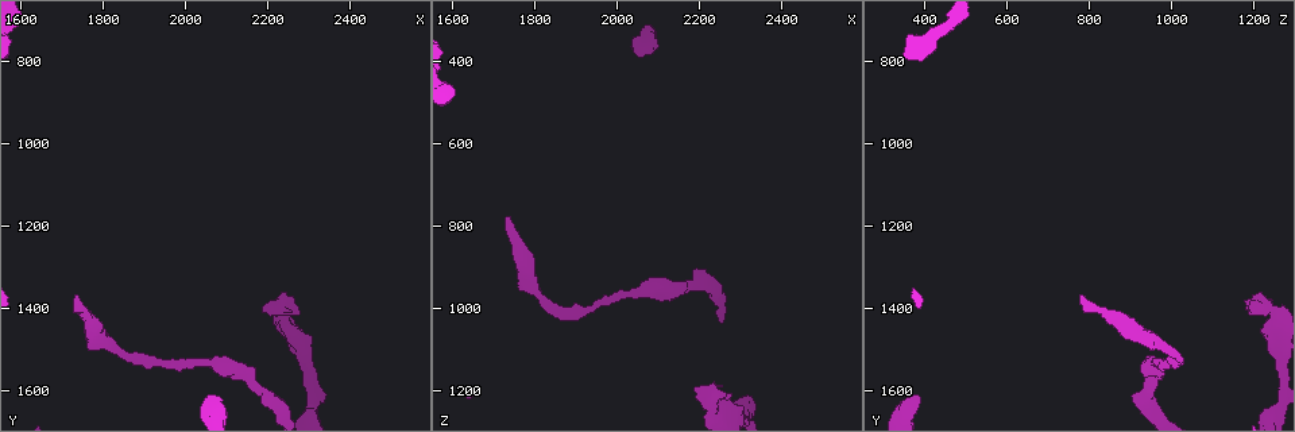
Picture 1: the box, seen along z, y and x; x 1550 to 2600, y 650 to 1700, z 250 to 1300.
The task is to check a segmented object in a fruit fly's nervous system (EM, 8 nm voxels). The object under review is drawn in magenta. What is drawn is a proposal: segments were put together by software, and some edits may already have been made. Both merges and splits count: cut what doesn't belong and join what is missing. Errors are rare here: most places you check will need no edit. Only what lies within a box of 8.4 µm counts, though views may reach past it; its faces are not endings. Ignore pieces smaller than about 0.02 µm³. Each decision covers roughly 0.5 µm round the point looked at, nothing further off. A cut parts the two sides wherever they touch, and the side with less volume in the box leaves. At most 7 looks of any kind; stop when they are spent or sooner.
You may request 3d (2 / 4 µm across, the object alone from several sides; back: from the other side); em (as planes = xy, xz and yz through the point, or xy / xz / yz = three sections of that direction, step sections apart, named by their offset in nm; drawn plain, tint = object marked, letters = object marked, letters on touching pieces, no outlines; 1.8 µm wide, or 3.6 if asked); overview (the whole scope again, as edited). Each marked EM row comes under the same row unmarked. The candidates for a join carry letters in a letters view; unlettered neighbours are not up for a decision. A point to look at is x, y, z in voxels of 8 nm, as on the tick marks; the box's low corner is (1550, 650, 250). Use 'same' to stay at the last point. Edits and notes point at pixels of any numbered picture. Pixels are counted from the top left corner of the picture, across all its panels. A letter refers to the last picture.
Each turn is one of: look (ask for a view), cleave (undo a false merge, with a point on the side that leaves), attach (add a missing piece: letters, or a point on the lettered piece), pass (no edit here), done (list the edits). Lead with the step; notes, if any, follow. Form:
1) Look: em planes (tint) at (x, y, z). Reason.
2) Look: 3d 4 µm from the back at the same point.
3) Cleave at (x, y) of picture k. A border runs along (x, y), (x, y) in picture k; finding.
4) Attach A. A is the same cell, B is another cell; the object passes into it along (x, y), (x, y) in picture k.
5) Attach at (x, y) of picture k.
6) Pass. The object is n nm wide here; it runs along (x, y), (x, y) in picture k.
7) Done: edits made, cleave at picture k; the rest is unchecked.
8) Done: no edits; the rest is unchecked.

Look: em planes (letters) at (1740, 1370, 785).

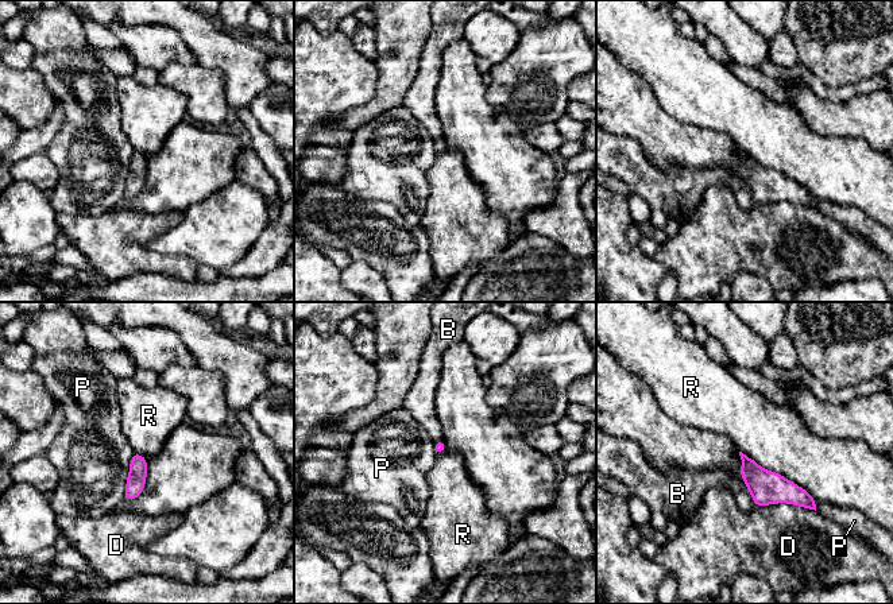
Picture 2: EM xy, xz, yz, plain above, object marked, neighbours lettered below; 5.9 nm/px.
Attach B. B is the same cell, D, P and R are other cells; the object passes into it along (440, 446), (439, 441), (420, 405) in picture 2; it goes on there.

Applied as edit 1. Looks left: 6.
Look: overview.

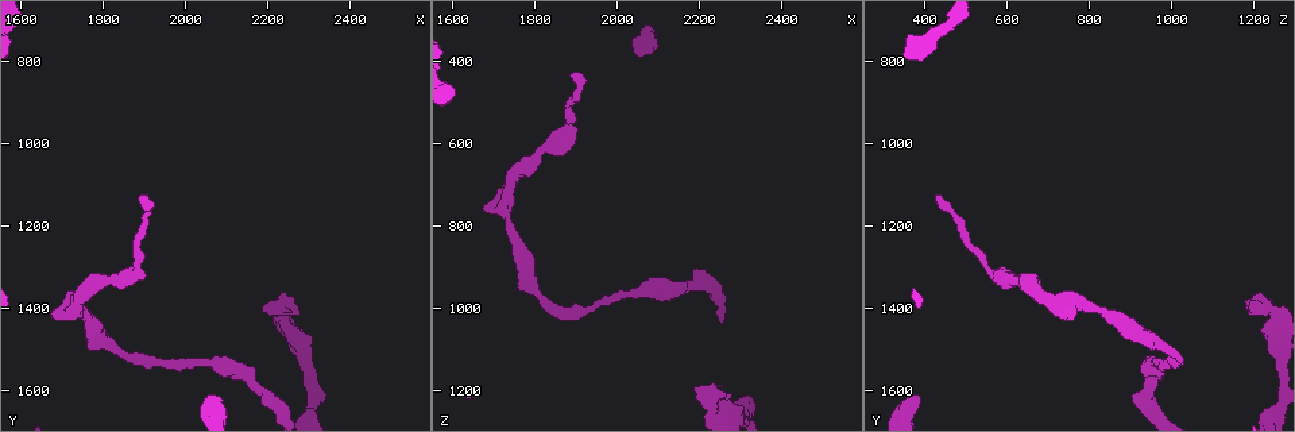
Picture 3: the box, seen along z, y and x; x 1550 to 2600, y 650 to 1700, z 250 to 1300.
Look: 3d 2 µm at (2060, 1615, 380). Free end.

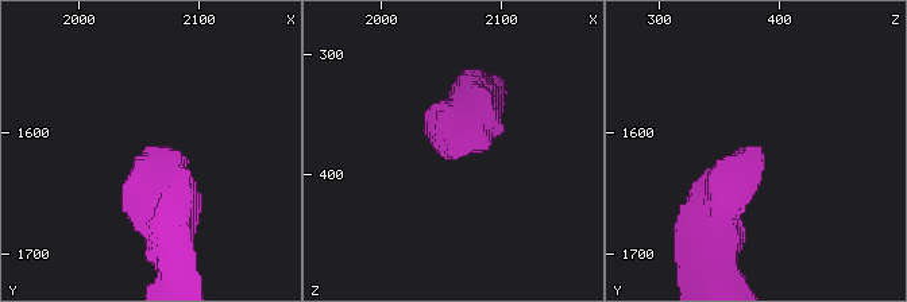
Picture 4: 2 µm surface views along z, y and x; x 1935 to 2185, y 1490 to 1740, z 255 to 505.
Look: em 3.6 µm xz step 16 (letters) at (2058, 1612, 386).

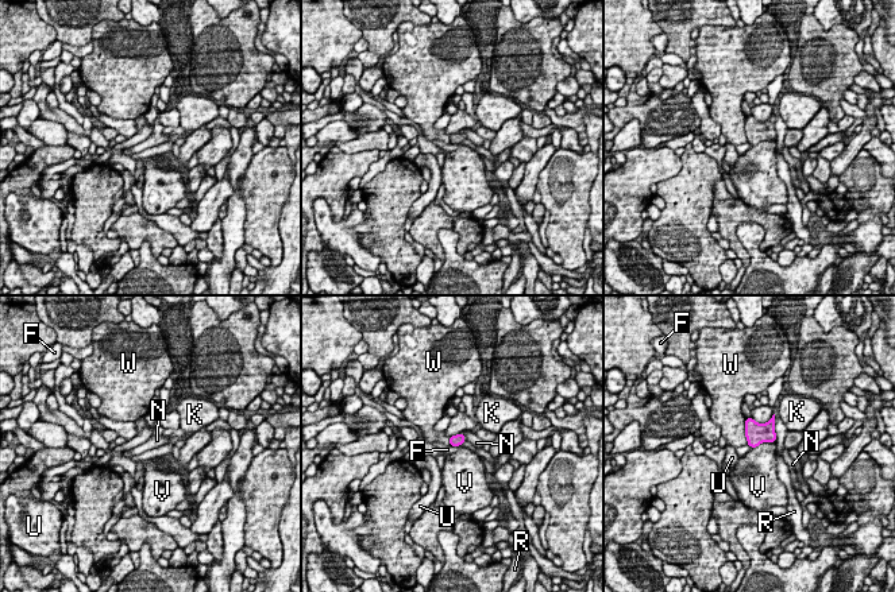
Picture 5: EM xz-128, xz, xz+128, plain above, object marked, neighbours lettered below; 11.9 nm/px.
Look: em 3.6 µm planes (letters) at the same point. Another direction.

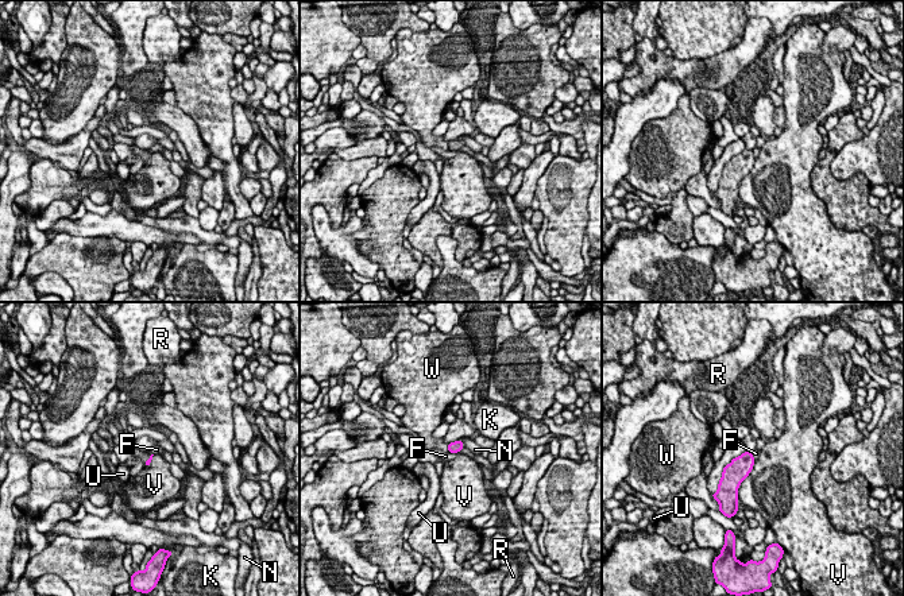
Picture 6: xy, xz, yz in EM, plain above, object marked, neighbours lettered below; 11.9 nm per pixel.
Pass. F, K, N, R, U, V and W are other cells; none of them fits.

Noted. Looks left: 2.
Look: em xz step 8 (letters) at (2275, 1405, 1210). End of a long branch.

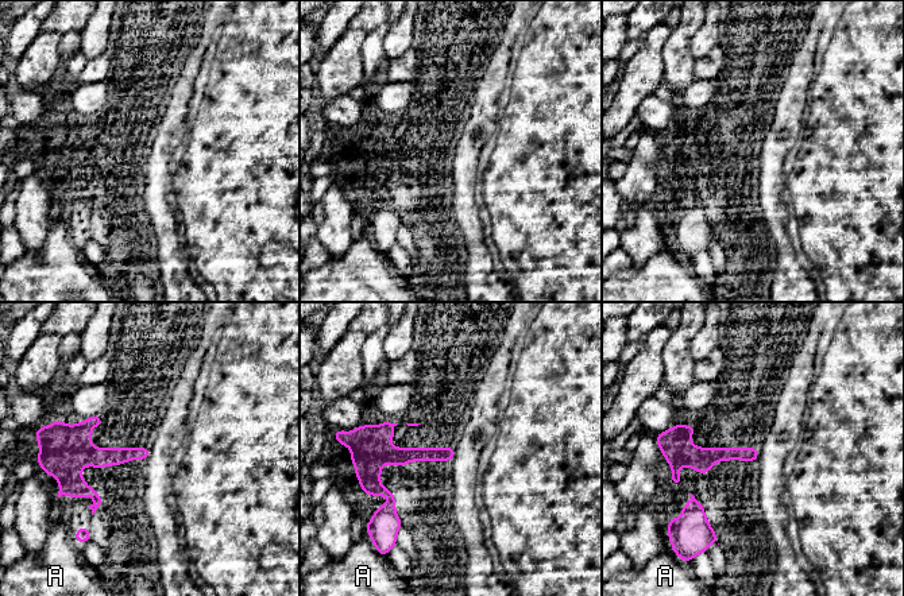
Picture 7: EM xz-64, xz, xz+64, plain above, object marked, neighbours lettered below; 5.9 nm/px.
Look: em planes (letters) at the same point.

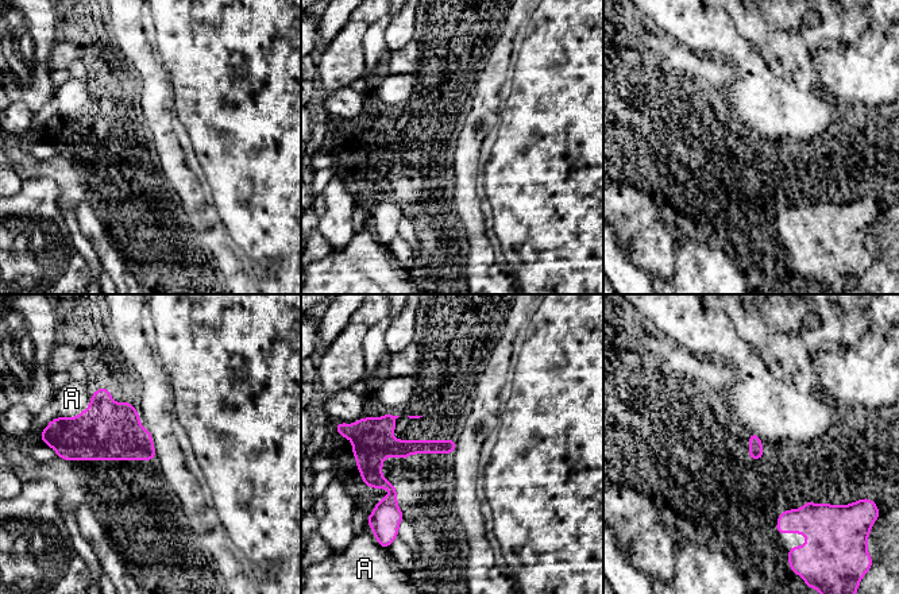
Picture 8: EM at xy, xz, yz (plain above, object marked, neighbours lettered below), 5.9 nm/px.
Pass. A is another cell; no lettered piece goes on from it.

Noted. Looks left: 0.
Done: edits made, attach at picture 2; the rest is unchecked.

